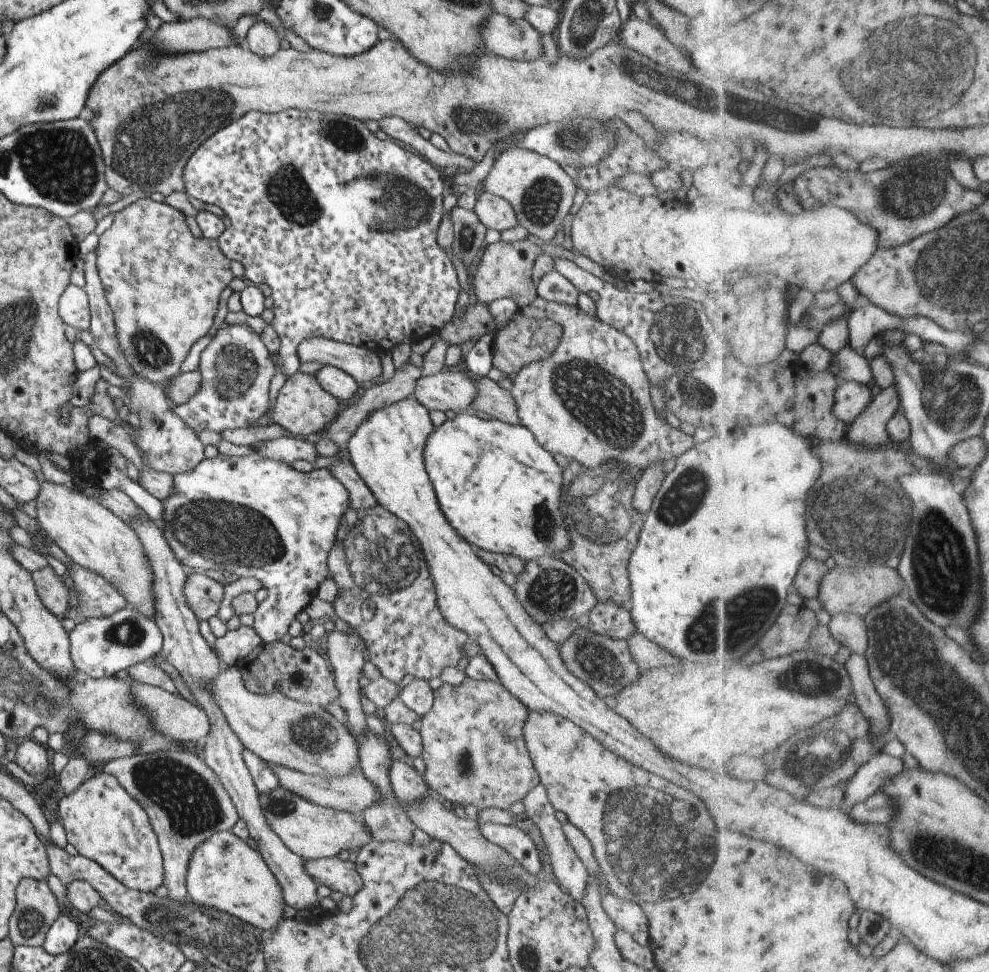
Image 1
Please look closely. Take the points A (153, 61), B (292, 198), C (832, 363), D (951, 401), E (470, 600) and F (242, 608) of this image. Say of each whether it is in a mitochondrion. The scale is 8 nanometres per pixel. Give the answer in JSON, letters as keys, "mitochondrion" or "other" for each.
{"A":"other","B":"mitochondrion","C":"other","D":"mitochondrion","E":"other","F":"other"}

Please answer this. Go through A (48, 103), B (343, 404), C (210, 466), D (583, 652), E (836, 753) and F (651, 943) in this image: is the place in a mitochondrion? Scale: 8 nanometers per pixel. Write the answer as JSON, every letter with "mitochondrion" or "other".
{"A":"mitochondrion","B":"other","C":"other","D":"mitochondrion","E":"mitochondrion","F":"other"}

